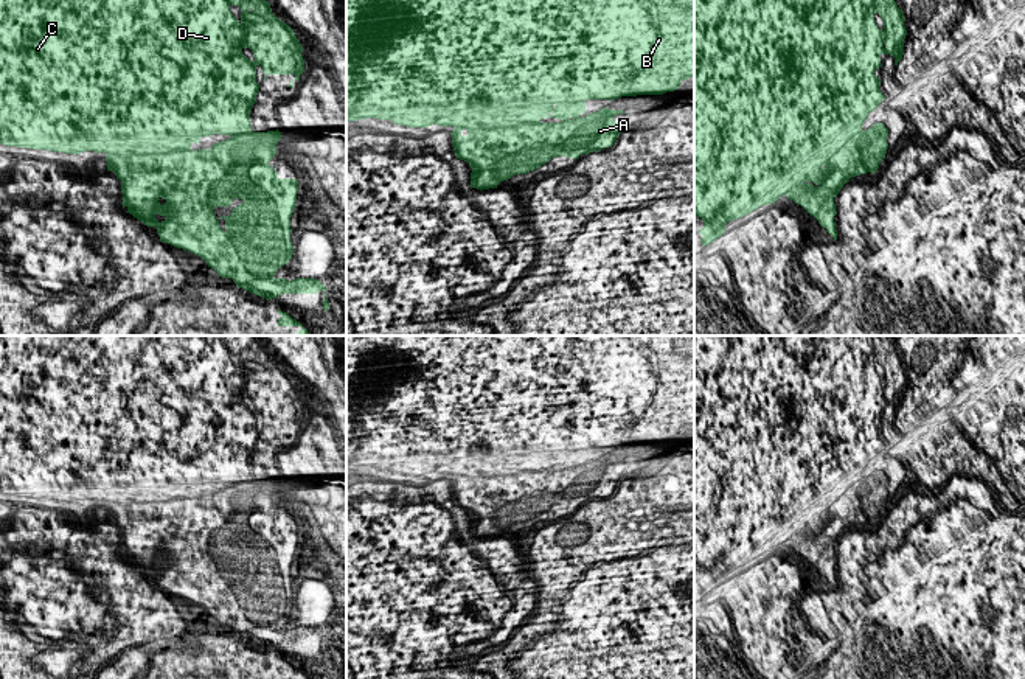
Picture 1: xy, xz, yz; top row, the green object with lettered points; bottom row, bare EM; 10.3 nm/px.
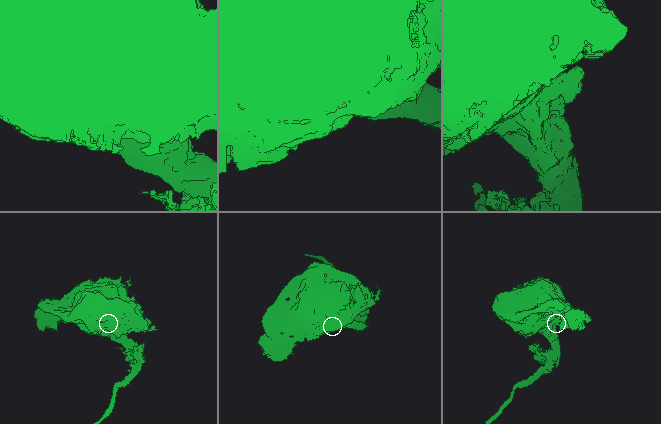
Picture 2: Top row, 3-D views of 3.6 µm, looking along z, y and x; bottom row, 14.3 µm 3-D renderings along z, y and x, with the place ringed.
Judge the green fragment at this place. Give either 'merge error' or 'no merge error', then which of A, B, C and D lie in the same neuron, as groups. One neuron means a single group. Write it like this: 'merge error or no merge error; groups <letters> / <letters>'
no merge error; groups A B C D

